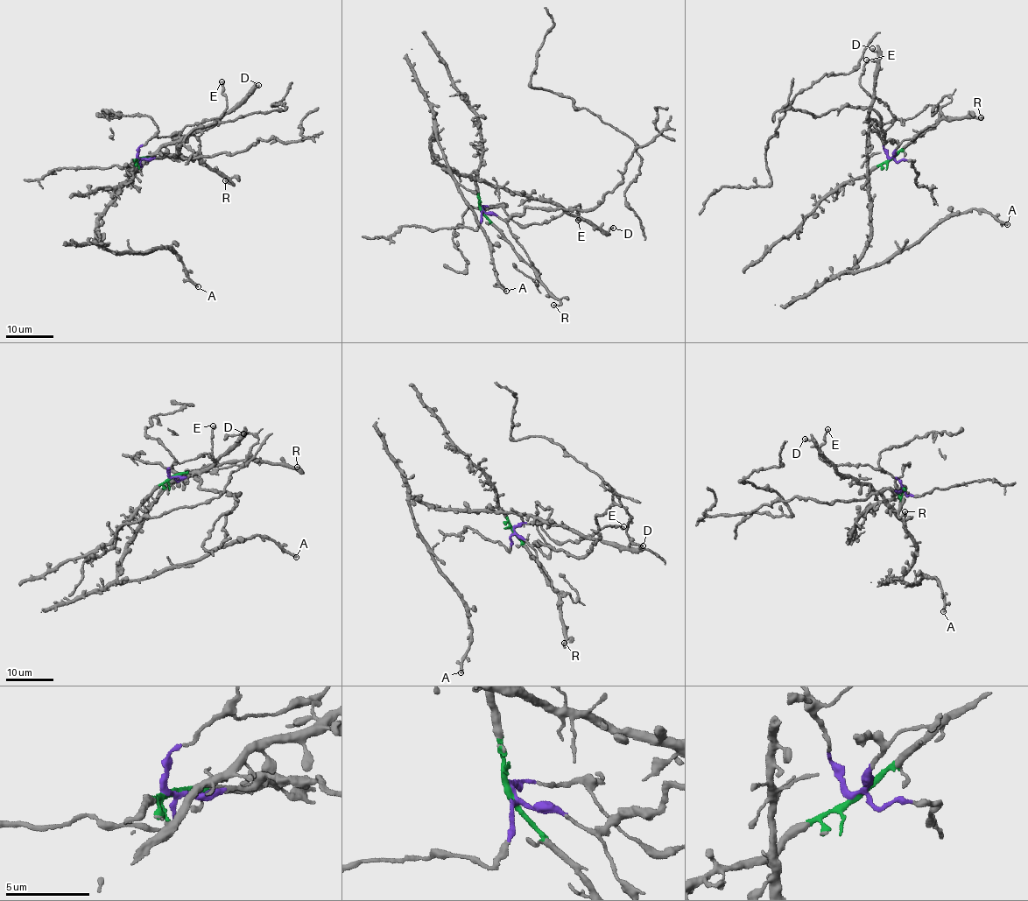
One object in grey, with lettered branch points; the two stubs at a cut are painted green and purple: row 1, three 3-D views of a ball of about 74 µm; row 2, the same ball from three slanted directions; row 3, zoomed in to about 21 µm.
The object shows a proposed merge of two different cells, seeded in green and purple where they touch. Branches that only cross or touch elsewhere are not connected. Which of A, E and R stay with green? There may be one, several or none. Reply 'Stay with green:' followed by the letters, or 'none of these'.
Stay with green: A, R

